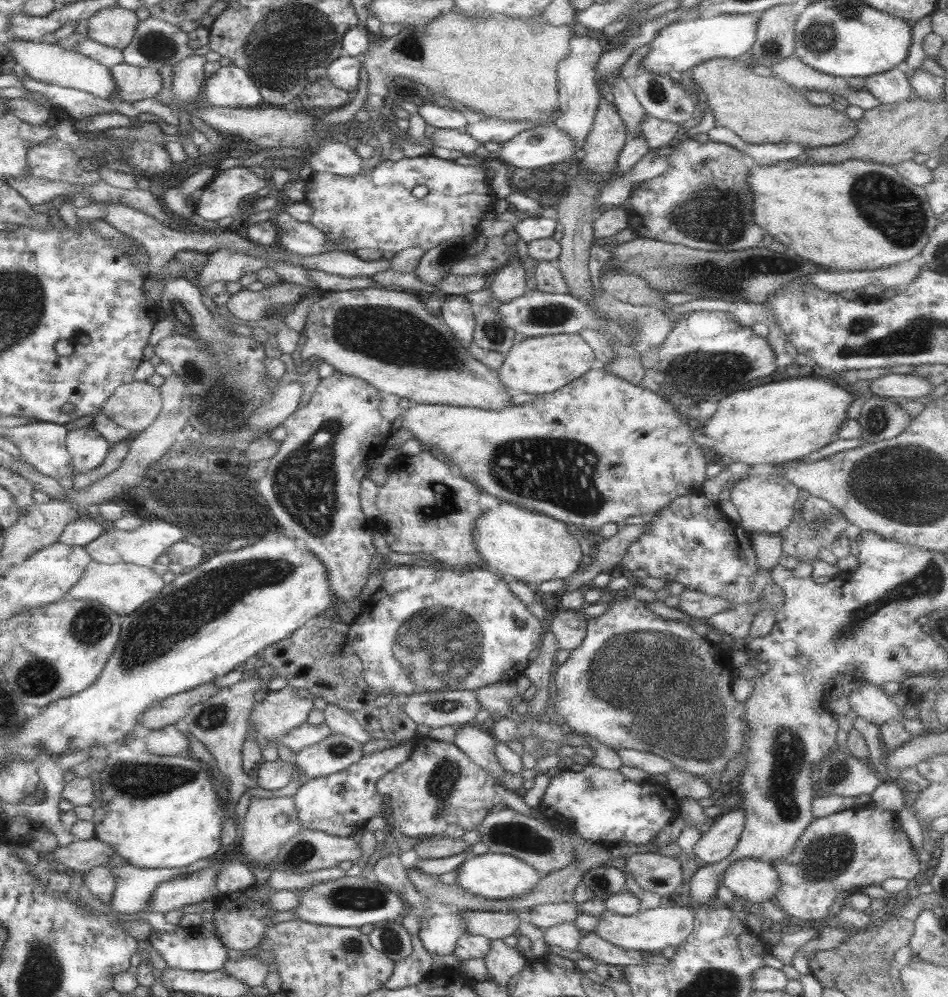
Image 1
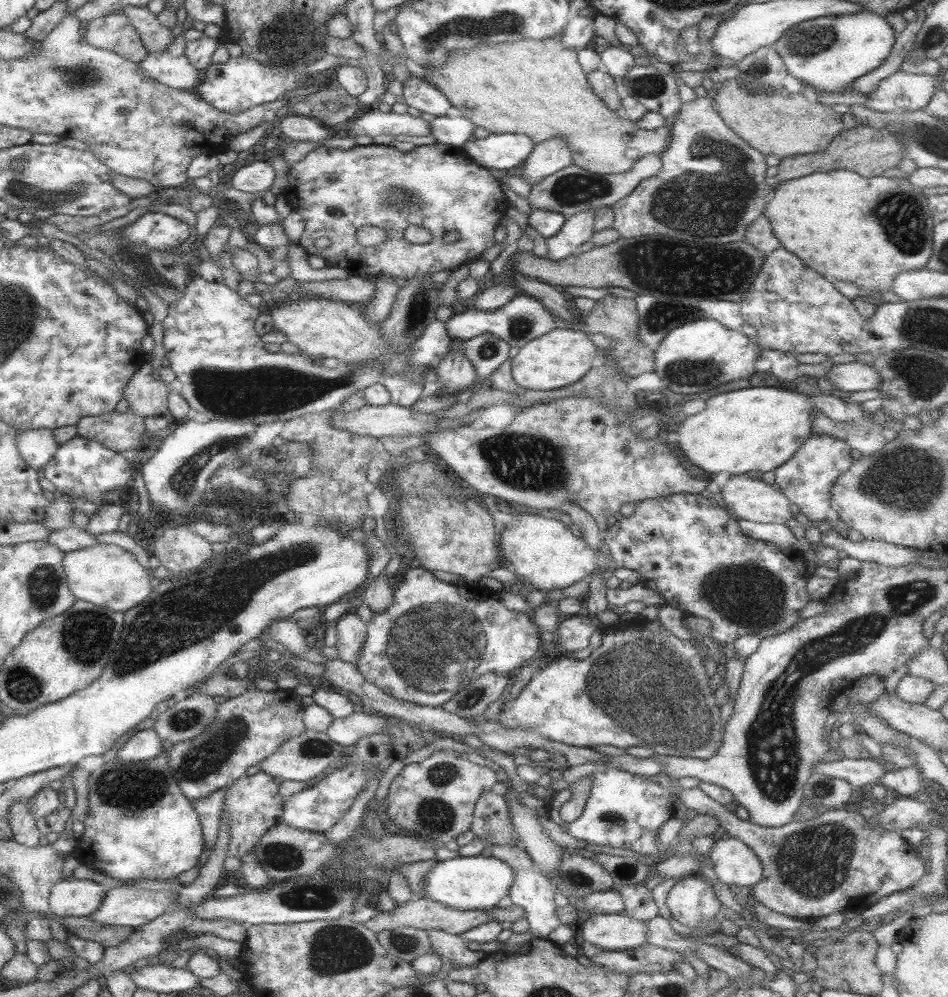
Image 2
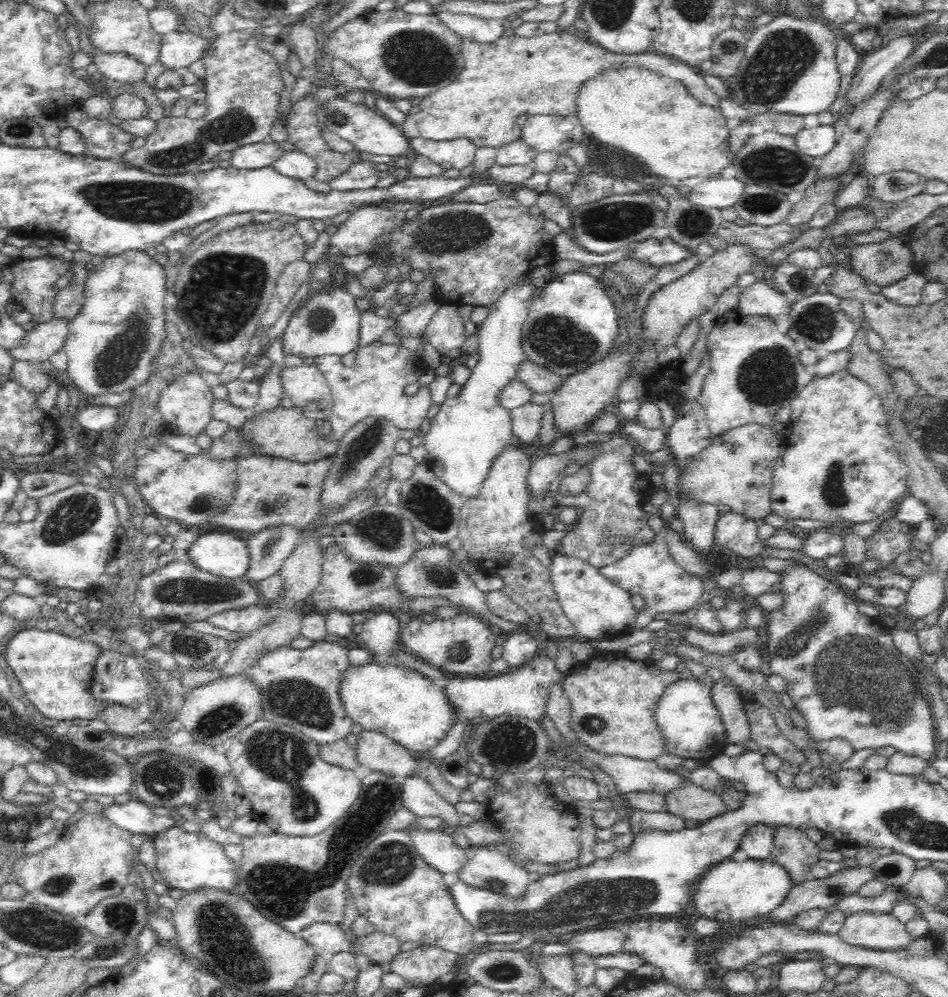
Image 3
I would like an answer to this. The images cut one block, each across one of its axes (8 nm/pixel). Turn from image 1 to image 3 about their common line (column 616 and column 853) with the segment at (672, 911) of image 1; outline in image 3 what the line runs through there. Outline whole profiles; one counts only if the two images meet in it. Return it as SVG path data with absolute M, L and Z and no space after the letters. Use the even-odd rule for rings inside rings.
M856 912L848 916L844 926L838 930L838 938L852 948L876 952L896 952L912 944L906 924L892 914L876 912Z

